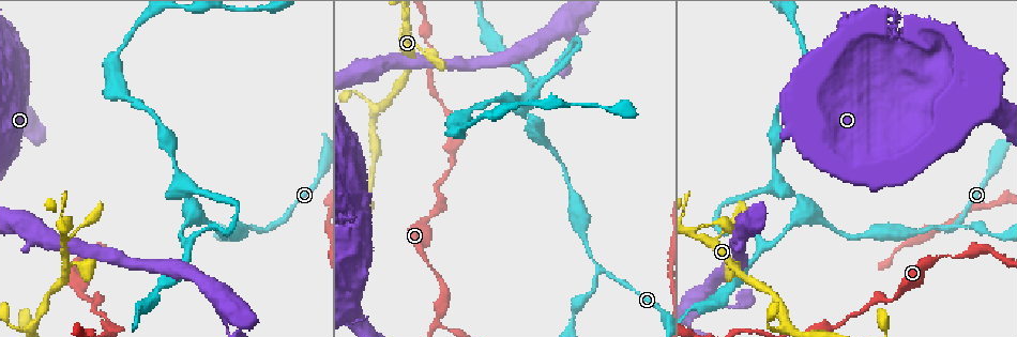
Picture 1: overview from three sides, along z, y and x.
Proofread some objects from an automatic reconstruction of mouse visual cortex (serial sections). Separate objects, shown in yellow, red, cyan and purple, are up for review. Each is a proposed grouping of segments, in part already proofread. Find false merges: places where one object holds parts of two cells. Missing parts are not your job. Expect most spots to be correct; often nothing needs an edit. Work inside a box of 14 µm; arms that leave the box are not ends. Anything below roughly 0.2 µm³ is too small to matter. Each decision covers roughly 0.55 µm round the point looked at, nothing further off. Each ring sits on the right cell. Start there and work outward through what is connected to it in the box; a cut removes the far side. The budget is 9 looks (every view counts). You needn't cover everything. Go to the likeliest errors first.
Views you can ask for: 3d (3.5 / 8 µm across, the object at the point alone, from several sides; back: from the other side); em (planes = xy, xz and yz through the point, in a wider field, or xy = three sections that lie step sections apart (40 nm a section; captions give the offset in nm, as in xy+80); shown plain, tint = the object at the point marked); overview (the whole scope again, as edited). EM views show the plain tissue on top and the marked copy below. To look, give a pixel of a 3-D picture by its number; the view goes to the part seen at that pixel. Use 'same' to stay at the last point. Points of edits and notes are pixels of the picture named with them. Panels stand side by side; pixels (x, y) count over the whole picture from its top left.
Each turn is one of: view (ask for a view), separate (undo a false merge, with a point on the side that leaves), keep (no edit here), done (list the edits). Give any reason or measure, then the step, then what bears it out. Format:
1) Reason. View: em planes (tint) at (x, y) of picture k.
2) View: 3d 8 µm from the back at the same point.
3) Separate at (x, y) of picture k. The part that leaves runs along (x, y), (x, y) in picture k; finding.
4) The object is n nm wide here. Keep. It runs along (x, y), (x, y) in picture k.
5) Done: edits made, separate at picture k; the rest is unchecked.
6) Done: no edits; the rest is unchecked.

A fork. View: 3d 3.5 µm at (260, 227) of picture 1.

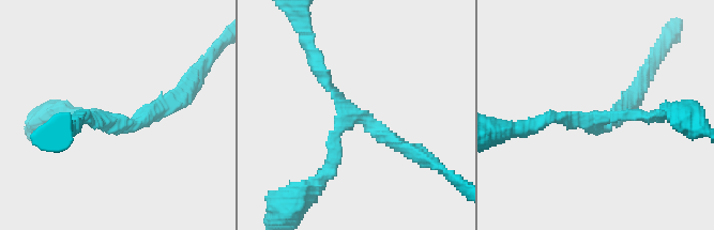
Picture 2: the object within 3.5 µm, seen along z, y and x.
3 arms meet here; the arms are 150, 200, 200 nm wide. View: em planes (tint) at (112, 123) of picture 2.

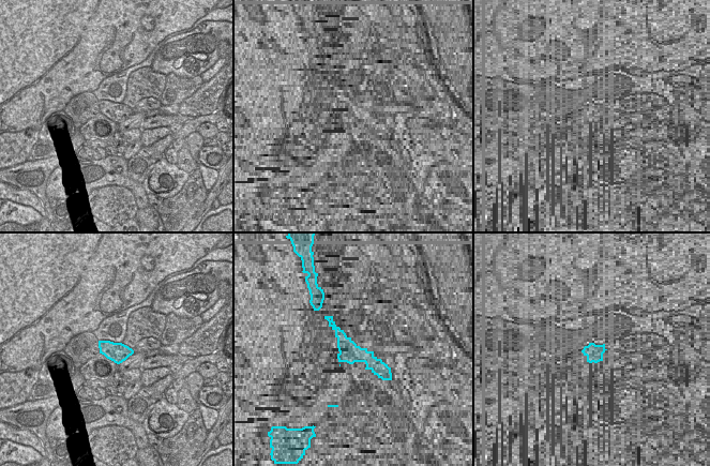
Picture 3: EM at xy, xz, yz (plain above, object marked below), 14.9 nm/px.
Keep. It runs along (409, 150), (340, 104), (314, 60) in picture 2; all the same cell.

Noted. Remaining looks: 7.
View: 3d 3.5 µm at (1000, 255) of picture 1.

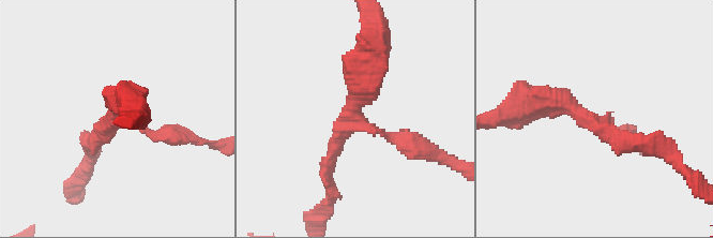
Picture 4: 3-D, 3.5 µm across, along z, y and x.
Need the tissue. View: em planes (tint) at (593, 121) of picture 4.

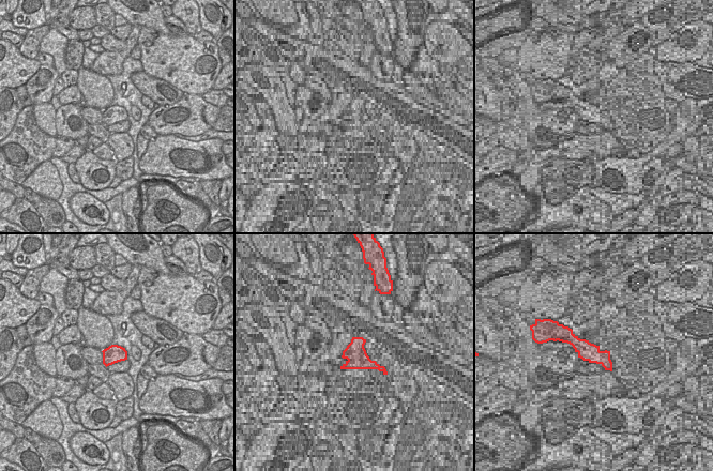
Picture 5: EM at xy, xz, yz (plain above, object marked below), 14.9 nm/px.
Keep. Continuous, no second cell.

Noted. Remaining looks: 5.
Abrupt turn. View: 3d 3.5 µm at (62, 235) of picture 1.

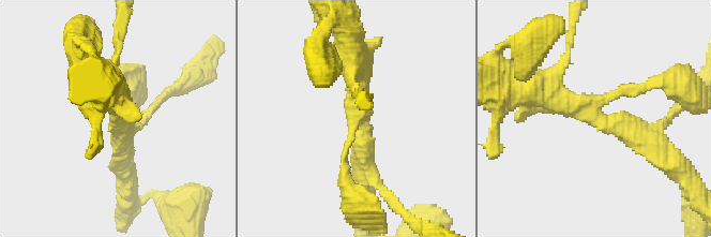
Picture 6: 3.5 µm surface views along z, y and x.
Shape alone is not enough. View: em xy step 1 (tint) at (359, 121) of picture 6.

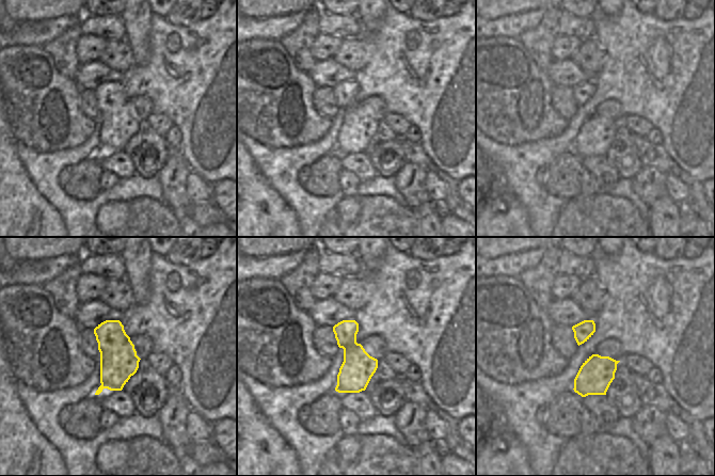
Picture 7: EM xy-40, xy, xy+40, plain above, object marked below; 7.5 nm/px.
Keep. Continuous, no second cell.

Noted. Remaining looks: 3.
Thick turns thin. View: 3d 3.5 µm at (355, 204) of picture 1.

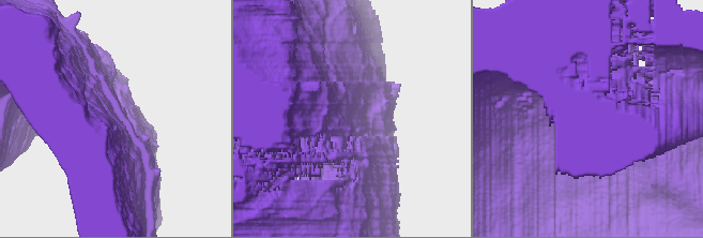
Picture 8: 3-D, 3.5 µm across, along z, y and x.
The arms are 150, 600 nm wide. View: em xy step 3 (tint) at the same point.

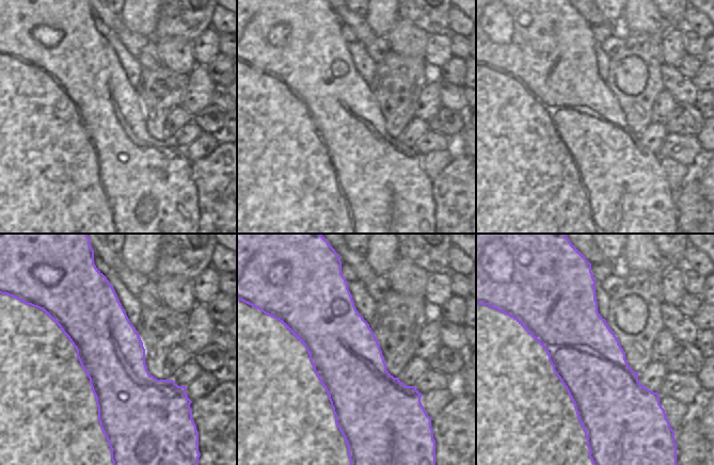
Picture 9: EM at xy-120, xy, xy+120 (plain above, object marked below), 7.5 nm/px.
Keep. It runs along (124, 161), (108, 121), (85, 115) in picture 8; continuous, no second cell.

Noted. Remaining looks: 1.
Done: no edits; the rest is unchecked.

